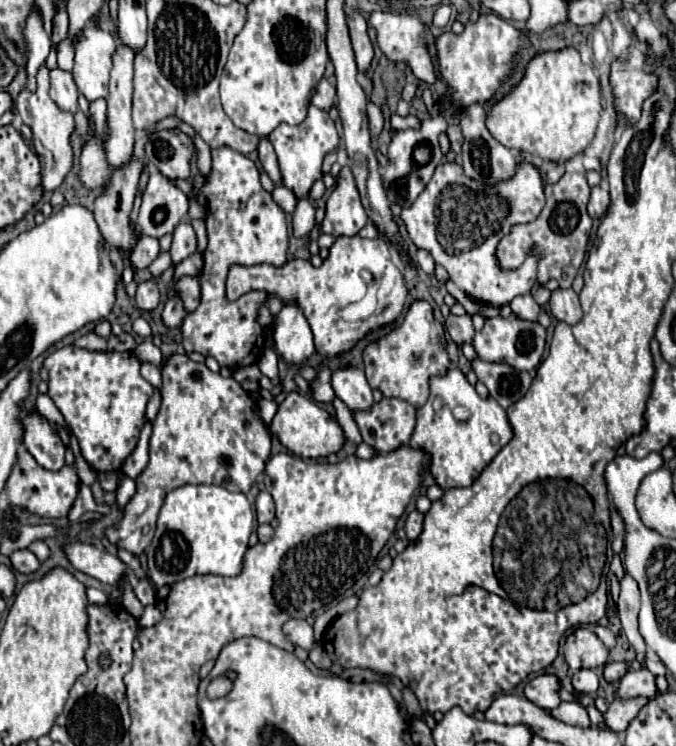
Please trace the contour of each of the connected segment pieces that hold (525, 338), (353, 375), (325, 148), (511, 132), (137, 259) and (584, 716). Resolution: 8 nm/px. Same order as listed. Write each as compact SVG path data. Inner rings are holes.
M496 316L496 318L486 320L484 328L480 332L476 332L472 344L474 344L480 360L502 362L502 364L508 364L516 370L534 370L540 364L542 354L544 354L546 330L538 322L518 320L514 316L510 316L510 318Z
M338 370L332 376L332 388L336 398L340 398L350 412L370 410L374 406L372 388L366 382L364 370Z
M316 106L308 108L308 116L302 124L298 124L298 126L280 124L274 132L270 132L268 140L272 142L272 146L276 150L280 172L282 172L282 178L284 178L284 186L294 190L294 194L298 198L306 196L310 186L318 178L322 178L322 160L340 142L338 130L336 130L336 124L332 122L332 118L328 116L328 112L324 112Z
M566 48L560 52L544 52L530 60L522 82L492 106L486 128L506 148L562 164L582 154L594 140L600 112L600 80L594 68L584 64L574 48Z
M142 236L136 246L128 254L128 262L132 268L146 268L158 256L160 246L158 240L150 240L150 236Z
M562 702L558 708L554 708L550 712L554 718L566 722L566 724L576 724L576 726L582 726L582 728L590 728L590 718L588 718L588 712L584 706L576 704L576 702Z

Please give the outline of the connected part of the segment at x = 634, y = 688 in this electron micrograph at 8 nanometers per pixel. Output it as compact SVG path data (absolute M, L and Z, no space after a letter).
M646 668L640 670L630 670L622 680L616 690L618 698L636 698L636 696L646 696L652 698L656 696L658 688L654 684L654 674L650 674Z

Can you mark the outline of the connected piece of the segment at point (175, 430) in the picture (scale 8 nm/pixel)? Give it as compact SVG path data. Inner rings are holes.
M172 354L162 366L162 404L154 420L154 430L150 438L150 462L146 470L136 478L138 492L124 506L124 516L118 522L120 538L134 538L134 546L118 546L134 556L140 556L154 536L154 524L164 498L170 490L186 484L218 484L232 492L248 492L262 474L266 460L270 456L270 430L258 416L256 400L234 380L222 378L212 372L206 364L192 362L186 354Z

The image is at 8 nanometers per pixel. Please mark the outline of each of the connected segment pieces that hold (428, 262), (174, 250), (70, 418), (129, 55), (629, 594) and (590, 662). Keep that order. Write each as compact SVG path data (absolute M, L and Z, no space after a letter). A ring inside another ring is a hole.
M418 250L418 254L416 254L416 264L418 264L426 274L434 274L434 258L432 258L426 250Z
M180 222L174 228L172 236L174 236L172 248L170 248L172 262L180 262L196 252L196 234L194 234L194 228L190 222Z
M64 346L44 362L50 374L48 396L76 434L82 456L96 472L120 470L136 448L138 434L146 422L146 404L154 392L140 378L140 362L132 352L92 352Z
M118 40L118 48L114 52L114 66L110 74L110 94L108 94L108 134L104 140L108 162L114 168L124 166L132 158L134 150L134 126L132 126L132 60L134 52L126 44Z
M624 576L620 582L620 600L618 600L618 616L624 628L624 634L628 642L636 650L636 660L644 662L646 660L646 642L642 640L638 632L638 610L640 610L640 592L638 584L632 576Z
M592 628L574 630L564 644L564 656L572 672L580 668L600 668L608 660L608 648L598 640Z

